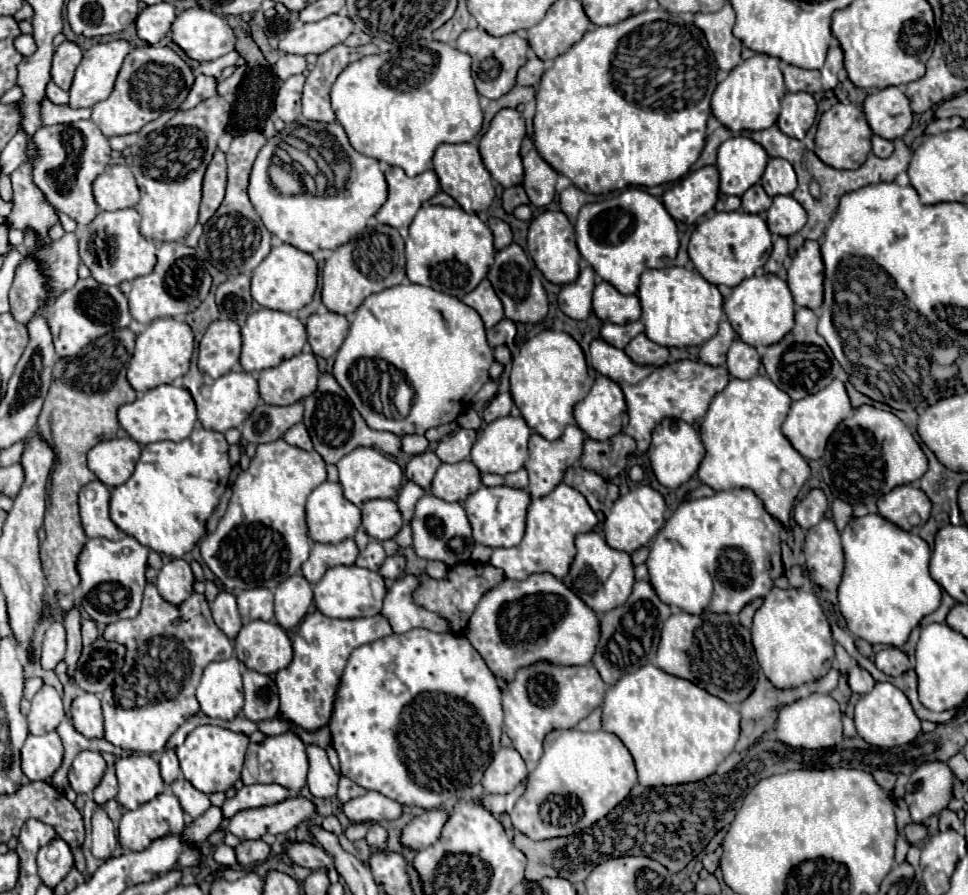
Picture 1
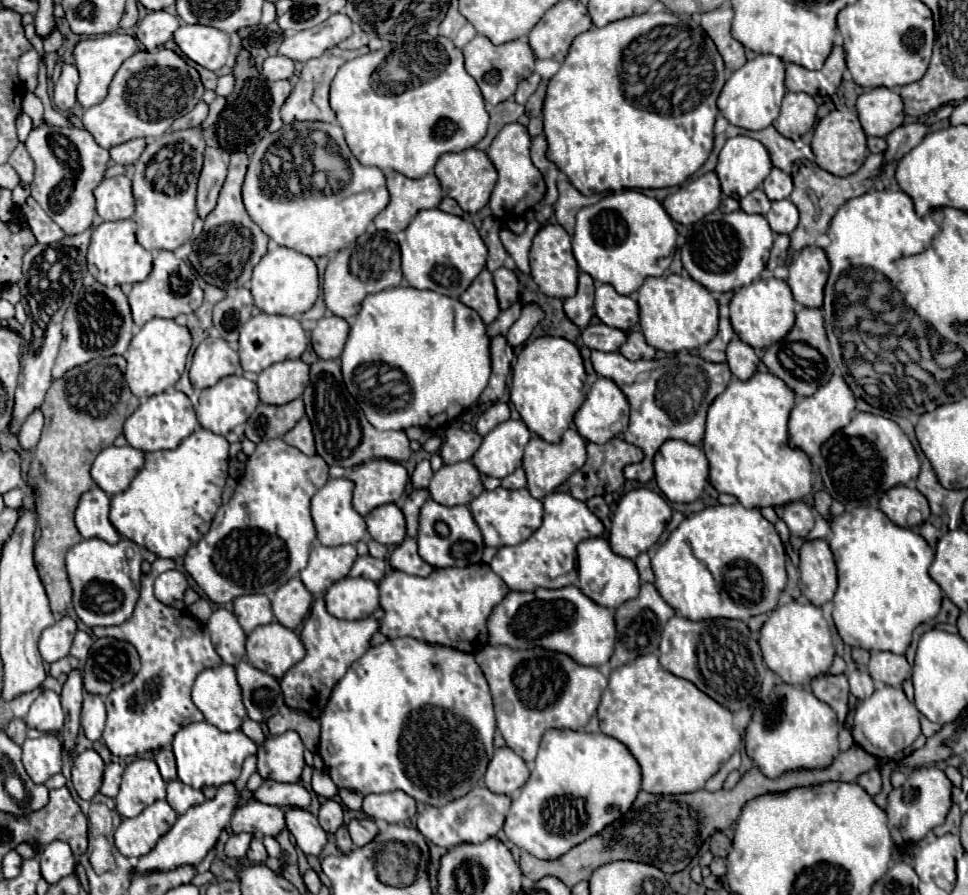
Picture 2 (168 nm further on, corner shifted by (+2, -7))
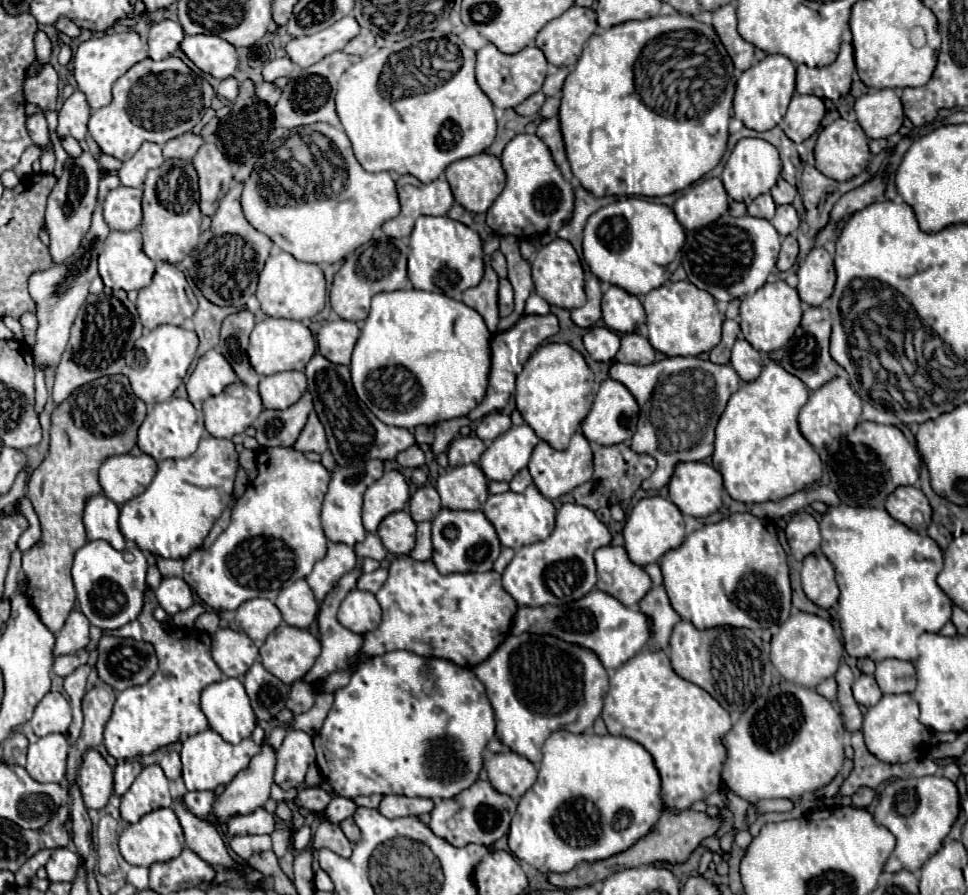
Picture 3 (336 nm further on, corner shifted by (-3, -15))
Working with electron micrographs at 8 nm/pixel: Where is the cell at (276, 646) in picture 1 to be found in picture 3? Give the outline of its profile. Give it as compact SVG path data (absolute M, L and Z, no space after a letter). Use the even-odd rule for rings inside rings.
M281 623L281 627L277 627L261 645L261 663L269 673L291 685L305 677L305 673L313 667L319 651L319 639L307 629Z

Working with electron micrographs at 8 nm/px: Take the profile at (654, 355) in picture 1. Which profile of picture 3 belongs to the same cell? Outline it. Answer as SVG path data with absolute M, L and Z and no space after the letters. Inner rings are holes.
M627 333L621 337L621 349L617 351L615 361L649 365L655 361L655 349L647 341L647 337L637 333Z

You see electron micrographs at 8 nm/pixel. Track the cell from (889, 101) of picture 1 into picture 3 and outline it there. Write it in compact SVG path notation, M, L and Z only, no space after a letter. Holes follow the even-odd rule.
M877 89L861 95L855 101L857 121L871 139L885 139L903 125L901 99L893 89Z

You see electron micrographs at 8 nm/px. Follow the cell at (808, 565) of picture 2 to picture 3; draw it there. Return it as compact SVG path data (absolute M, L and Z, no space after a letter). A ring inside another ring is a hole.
M821 553L807 555L801 567L801 585L805 595L819 607L831 609L837 605L839 587L835 583L835 571L829 559Z

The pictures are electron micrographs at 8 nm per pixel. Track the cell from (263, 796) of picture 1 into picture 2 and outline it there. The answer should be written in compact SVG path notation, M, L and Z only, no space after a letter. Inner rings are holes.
M266 779L254 793L254 799L266 805L276 805L276 807L300 807L306 809L310 805L310 793L294 783L278 783L278 781L270 781Z

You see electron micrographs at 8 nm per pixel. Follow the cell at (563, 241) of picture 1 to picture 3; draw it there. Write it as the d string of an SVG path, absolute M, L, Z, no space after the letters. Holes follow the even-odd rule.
M555 239L549 245L545 245L533 259L531 263L531 275L533 275L533 283L535 283L535 291L549 303L555 307L563 307L563 309L575 309L575 307L583 307L585 305L585 279L583 279L583 267L579 261L577 251L573 249L573 245L565 239Z

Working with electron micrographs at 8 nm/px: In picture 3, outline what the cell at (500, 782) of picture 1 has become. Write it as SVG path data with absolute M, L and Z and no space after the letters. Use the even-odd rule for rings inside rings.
M513 751L495 753L489 759L489 763L485 765L485 769L489 773L489 781L493 783L493 787L497 787L497 791L513 797L515 801L537 779L535 765L529 759L525 759Z

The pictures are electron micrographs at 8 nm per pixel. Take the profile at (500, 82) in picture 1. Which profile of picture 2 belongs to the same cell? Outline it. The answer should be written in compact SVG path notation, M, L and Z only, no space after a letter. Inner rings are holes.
M476 35L464 49L464 61L466 61L466 71L476 79L484 99L492 105L498 105L506 99L510 99L518 87L518 81L530 77L534 71L534 53L528 43L522 41L508 41L504 45L492 45L490 39L484 35Z

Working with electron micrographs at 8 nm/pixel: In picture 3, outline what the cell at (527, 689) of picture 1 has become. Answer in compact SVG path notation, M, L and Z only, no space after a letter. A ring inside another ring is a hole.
M521 633L509 635L497 651L477 667L473 667L475 677L485 685L487 697L495 711L495 735L507 745L511 751L525 755L531 763L541 761L541 749L545 739L557 731L565 729L571 733L585 733L593 727L593 721L599 717L603 709L603 699L609 689L607 671L601 665L599 657L575 643L567 643L553 635L537 635L537 633Z

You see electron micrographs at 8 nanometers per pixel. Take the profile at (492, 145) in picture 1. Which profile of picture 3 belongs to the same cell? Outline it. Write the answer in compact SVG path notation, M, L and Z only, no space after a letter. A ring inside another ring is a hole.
M517 135L511 139L501 155L507 183L501 195L487 211L487 225L497 235L513 235L517 239L529 239L531 235L557 233L573 217L575 191L563 177L549 147L537 135Z

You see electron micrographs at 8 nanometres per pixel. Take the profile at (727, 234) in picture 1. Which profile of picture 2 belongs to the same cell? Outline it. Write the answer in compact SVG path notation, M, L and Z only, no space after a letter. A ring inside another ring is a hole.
M744 211L706 215L700 223L692 225L690 235L680 247L684 269L694 281L704 285L712 293L734 291L750 285L760 277L768 263L768 253L774 243L774 233L762 215L748 215Z

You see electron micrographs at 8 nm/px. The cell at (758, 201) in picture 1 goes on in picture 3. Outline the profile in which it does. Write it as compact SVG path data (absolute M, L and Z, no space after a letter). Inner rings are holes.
M765 193L765 195L759 195L751 205L749 205L749 215L753 215L753 217L763 217L763 219L773 219L773 215L775 215L775 201L773 201L773 197L769 195L769 193Z

